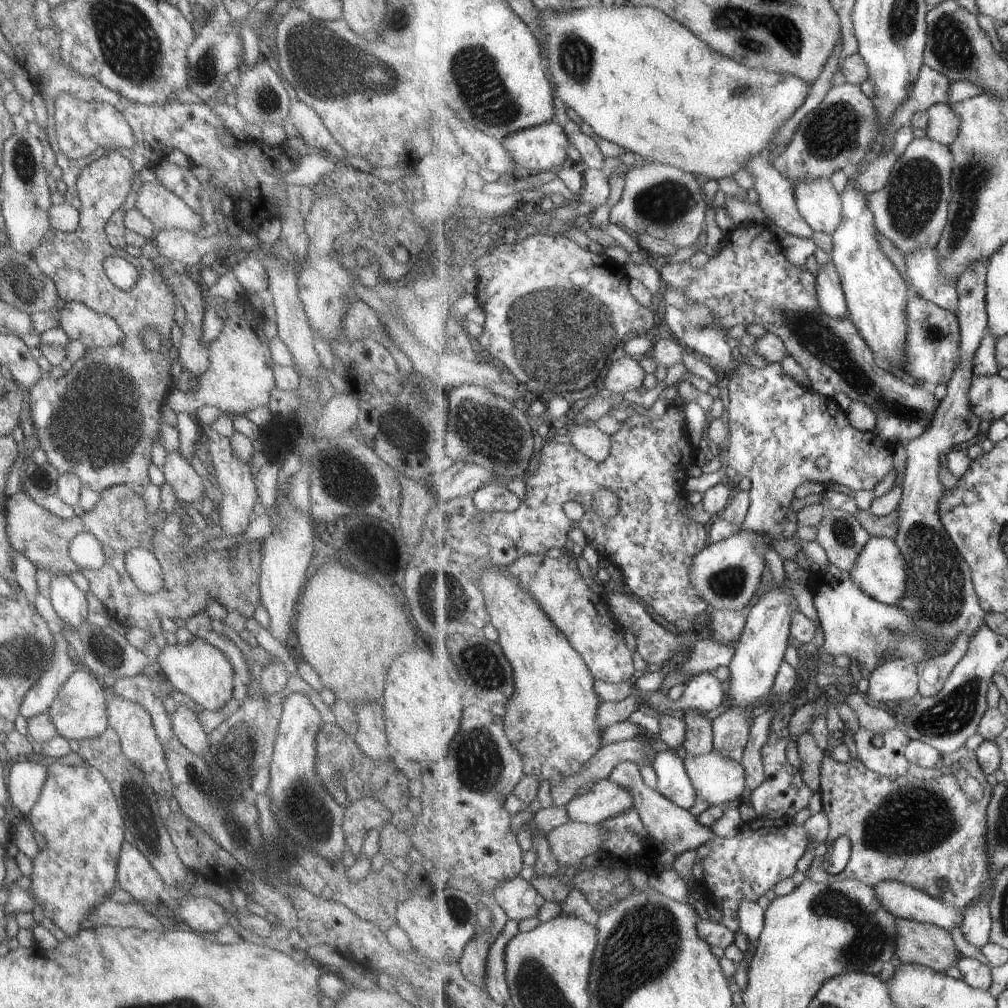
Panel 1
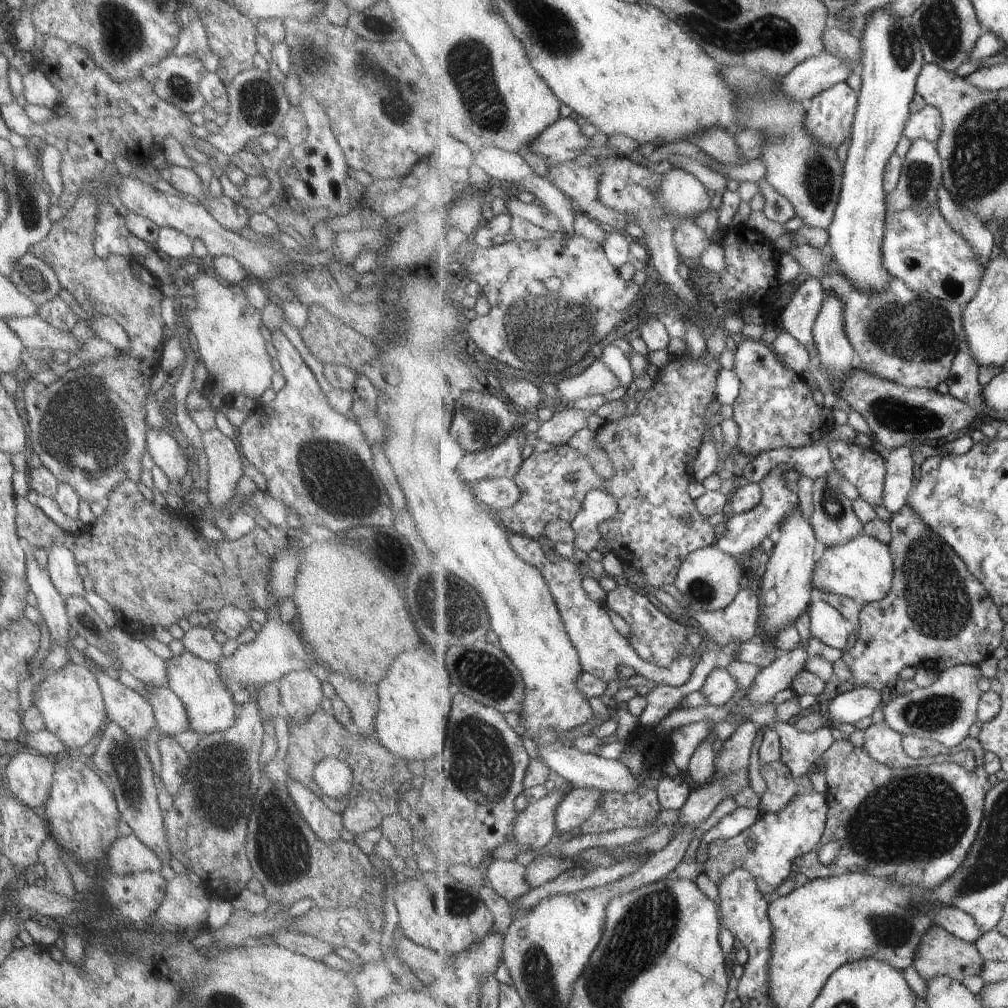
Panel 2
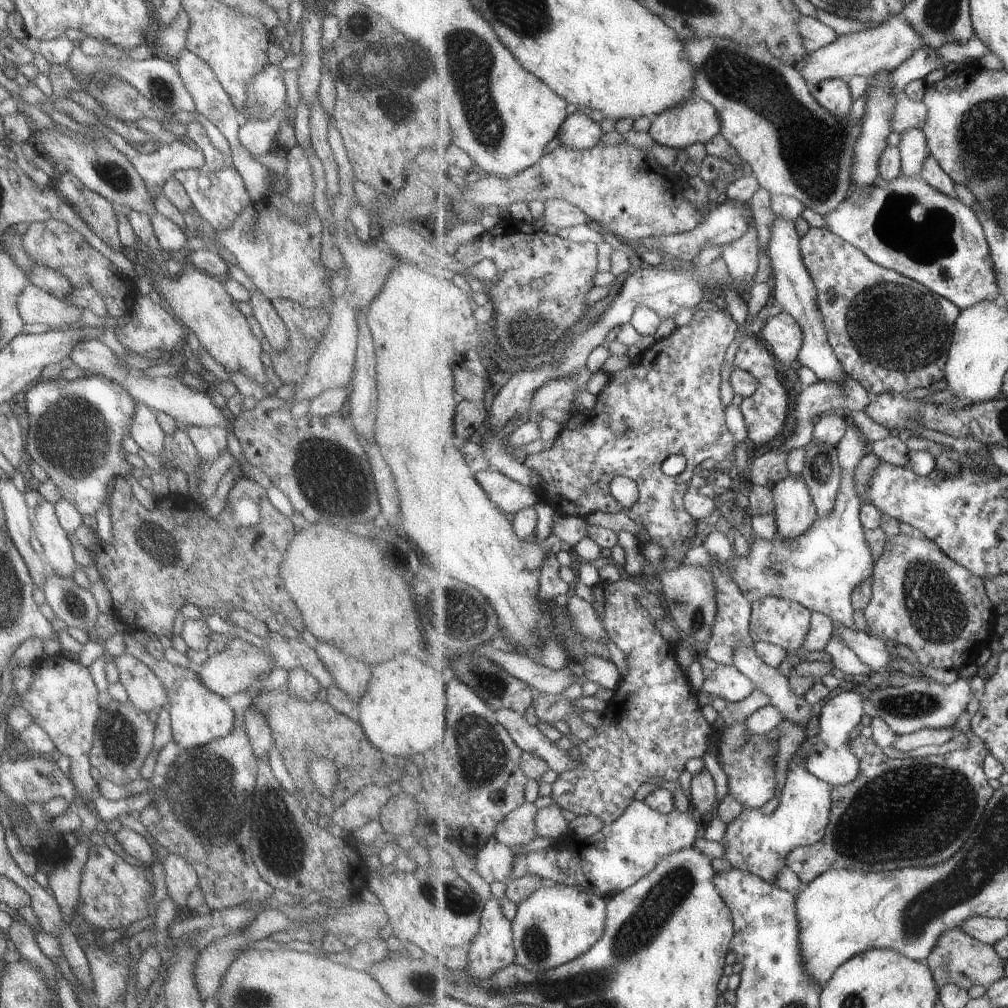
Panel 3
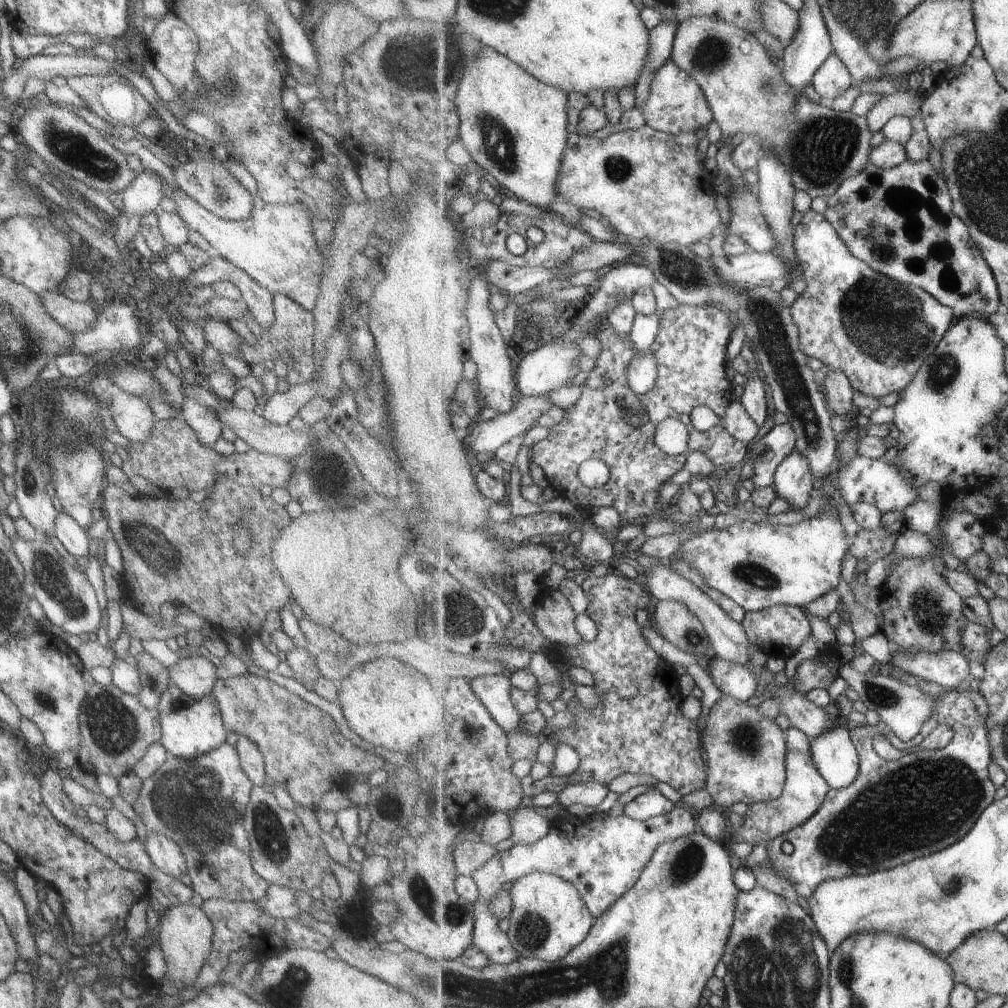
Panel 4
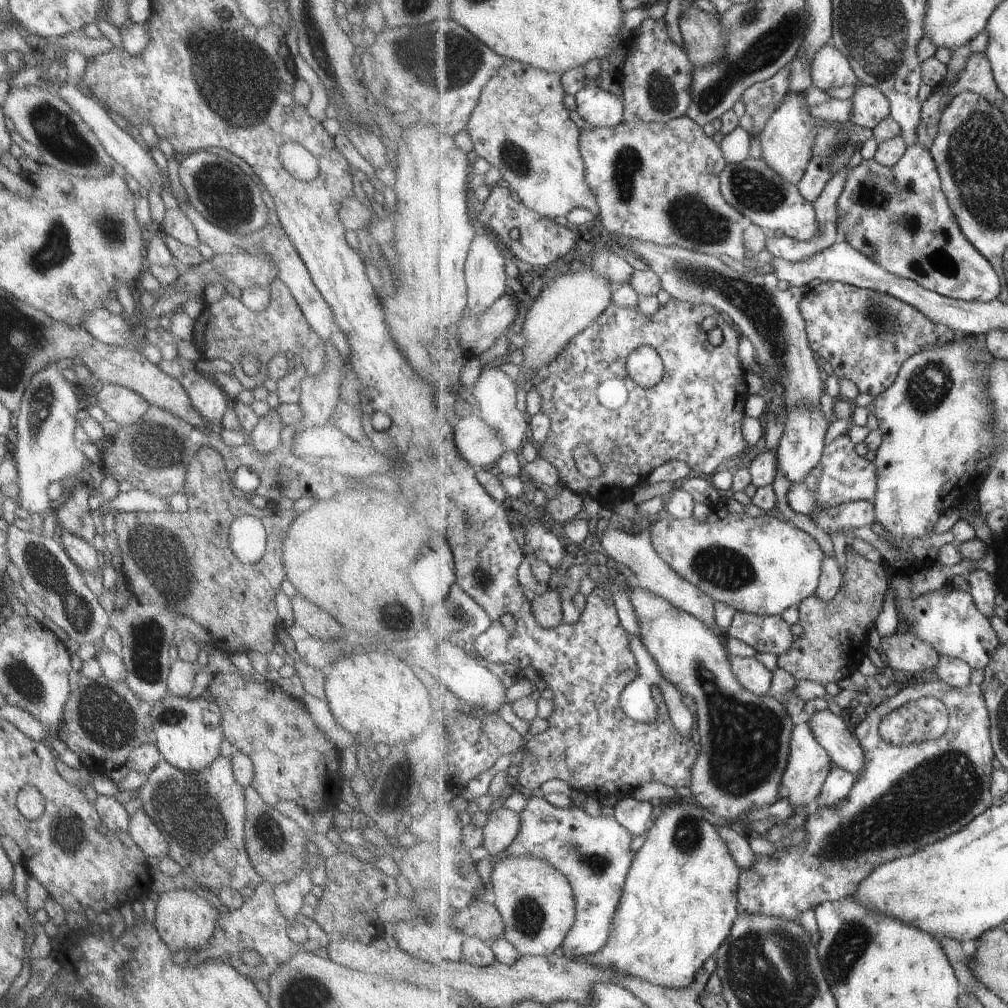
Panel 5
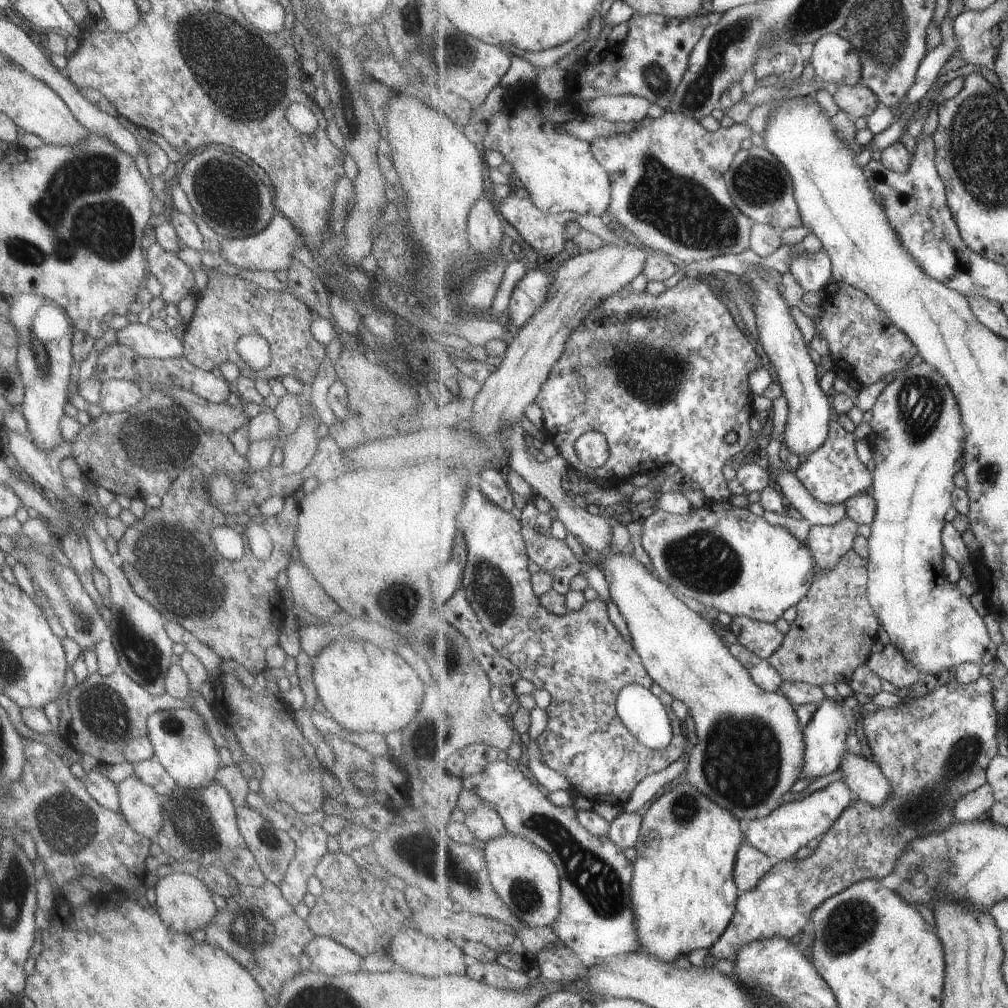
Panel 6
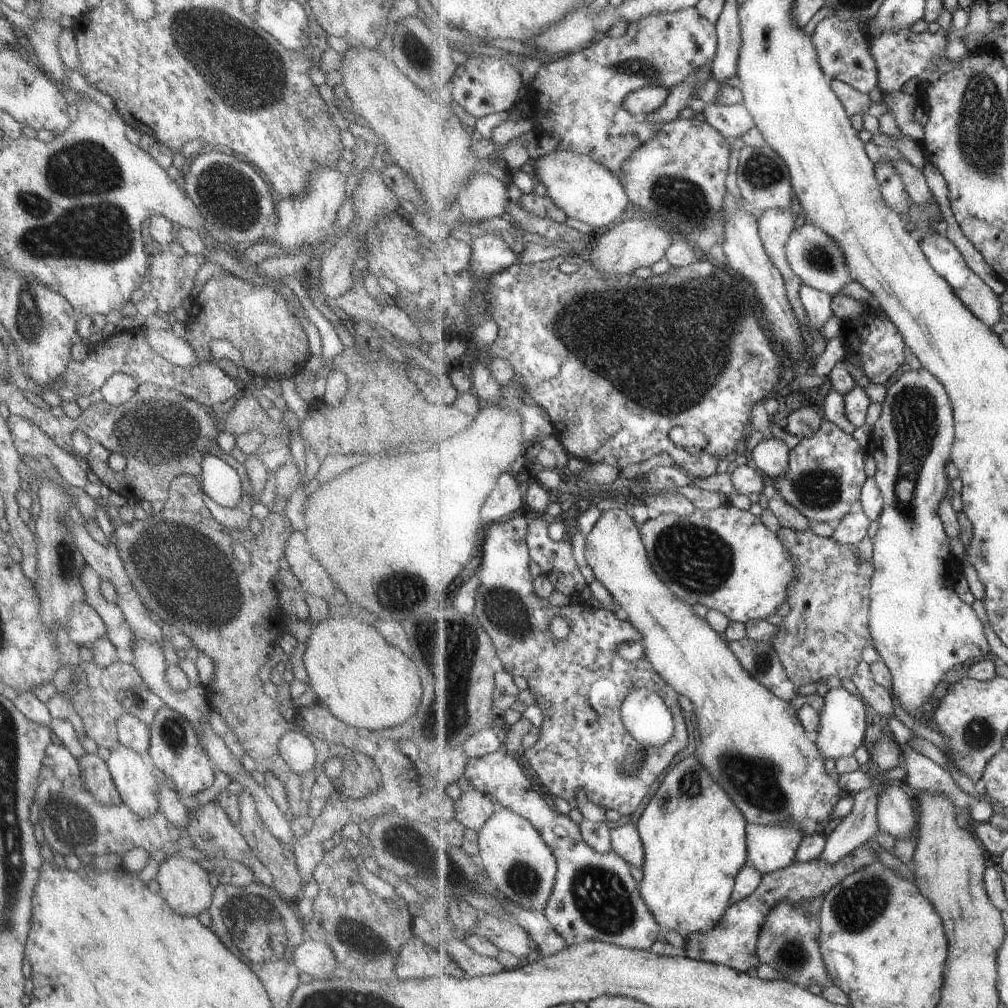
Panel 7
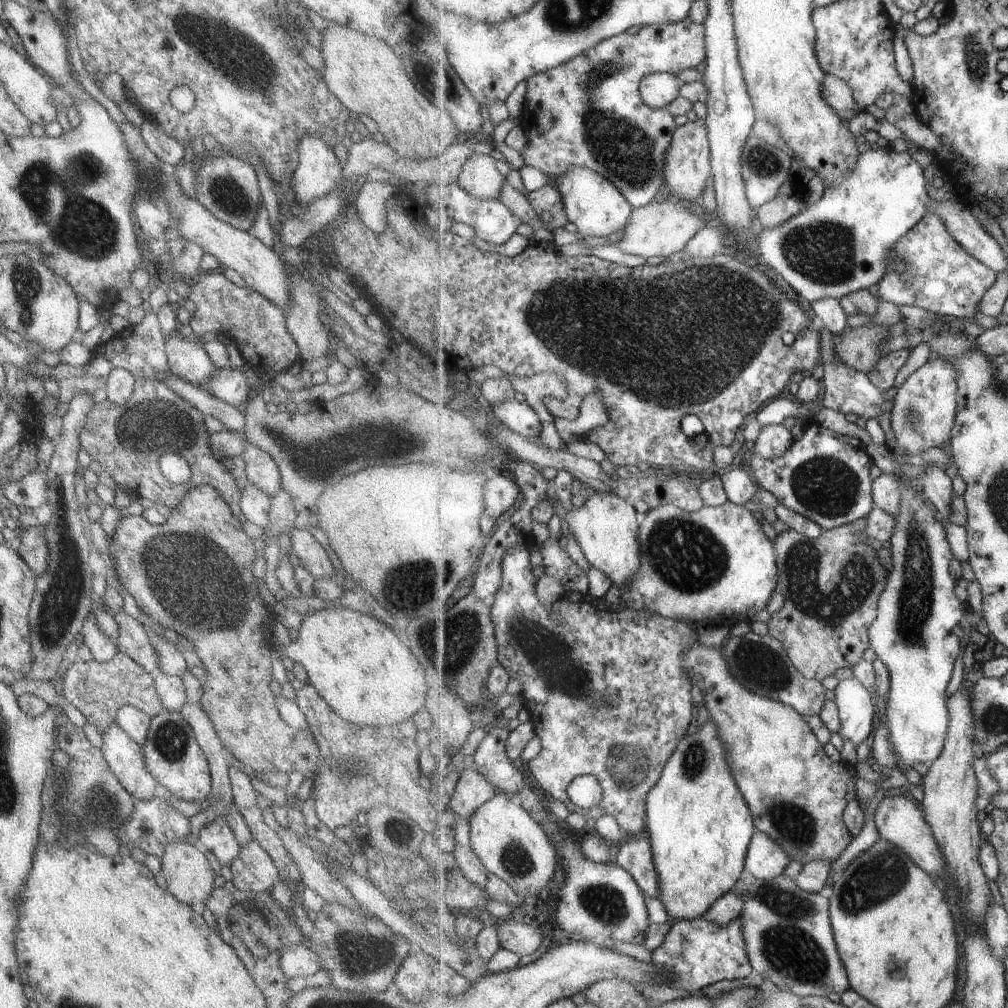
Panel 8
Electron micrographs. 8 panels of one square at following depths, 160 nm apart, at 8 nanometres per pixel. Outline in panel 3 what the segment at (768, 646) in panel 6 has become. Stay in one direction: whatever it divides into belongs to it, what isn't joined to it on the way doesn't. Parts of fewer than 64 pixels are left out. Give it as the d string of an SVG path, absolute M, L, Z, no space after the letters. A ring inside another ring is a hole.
M765 597L752 603L752 621L750 633L755 643L766 642L781 646L787 652L802 648L808 637L814 611L797 601L788 601L777 597Z

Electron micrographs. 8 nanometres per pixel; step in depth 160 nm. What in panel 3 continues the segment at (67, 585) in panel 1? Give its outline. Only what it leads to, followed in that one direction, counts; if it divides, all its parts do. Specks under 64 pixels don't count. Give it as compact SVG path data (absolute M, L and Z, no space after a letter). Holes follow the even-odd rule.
M42 498L37 508L29 510L28 519L53 574L61 578L71 577L79 566L72 557L71 545L66 532L58 525L54 505Z

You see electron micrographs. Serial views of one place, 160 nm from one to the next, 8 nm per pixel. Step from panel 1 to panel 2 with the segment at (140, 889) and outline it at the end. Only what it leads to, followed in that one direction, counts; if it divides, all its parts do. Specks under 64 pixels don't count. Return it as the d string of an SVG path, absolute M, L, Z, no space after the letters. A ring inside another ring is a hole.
M135 835L117 837L108 848L105 867L113 874L128 875L141 871L158 872L161 861Z

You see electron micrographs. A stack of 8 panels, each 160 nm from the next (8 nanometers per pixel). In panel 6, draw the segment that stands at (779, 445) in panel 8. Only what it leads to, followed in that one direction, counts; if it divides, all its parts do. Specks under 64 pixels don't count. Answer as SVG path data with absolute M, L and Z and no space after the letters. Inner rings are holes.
M782 459L783 473L772 471L773 481L781 486L791 506L812 525L835 526L849 518L845 504L837 506L822 503L819 499L813 498L805 485L795 476Z

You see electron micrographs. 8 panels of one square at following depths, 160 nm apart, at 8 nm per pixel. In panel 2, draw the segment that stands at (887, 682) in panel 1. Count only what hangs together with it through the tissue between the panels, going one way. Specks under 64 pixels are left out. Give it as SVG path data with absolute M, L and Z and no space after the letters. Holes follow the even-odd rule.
M864 684L836 696L828 704L828 712L832 722L855 724L865 716L873 716L879 706L884 706L881 692Z

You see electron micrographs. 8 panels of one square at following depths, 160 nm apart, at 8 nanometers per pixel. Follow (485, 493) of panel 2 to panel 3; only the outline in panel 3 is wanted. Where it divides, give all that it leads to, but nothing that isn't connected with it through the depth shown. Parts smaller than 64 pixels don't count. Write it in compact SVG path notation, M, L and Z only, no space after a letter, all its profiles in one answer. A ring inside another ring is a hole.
M485 470L477 471L475 476L489 498L510 517L539 502L533 487L511 480L503 473Z

